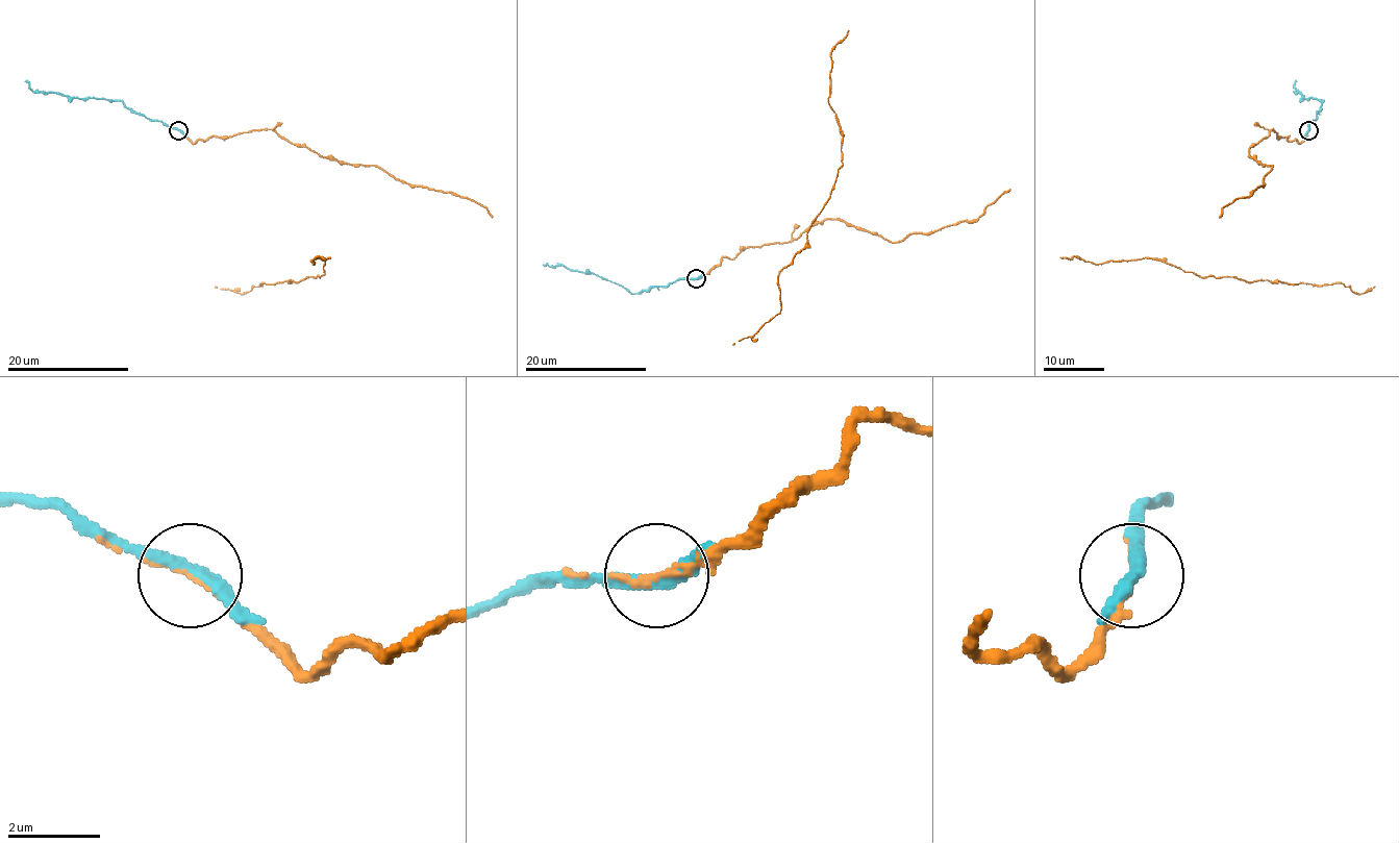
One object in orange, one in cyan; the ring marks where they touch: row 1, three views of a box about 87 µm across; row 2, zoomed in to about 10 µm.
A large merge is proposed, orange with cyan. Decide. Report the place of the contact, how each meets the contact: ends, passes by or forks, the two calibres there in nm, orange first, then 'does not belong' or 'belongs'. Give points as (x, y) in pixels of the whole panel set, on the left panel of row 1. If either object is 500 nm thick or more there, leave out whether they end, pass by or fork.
place (178, 130); orange ends; cyan passes by; calibres 130 and 280 nm; belongs

